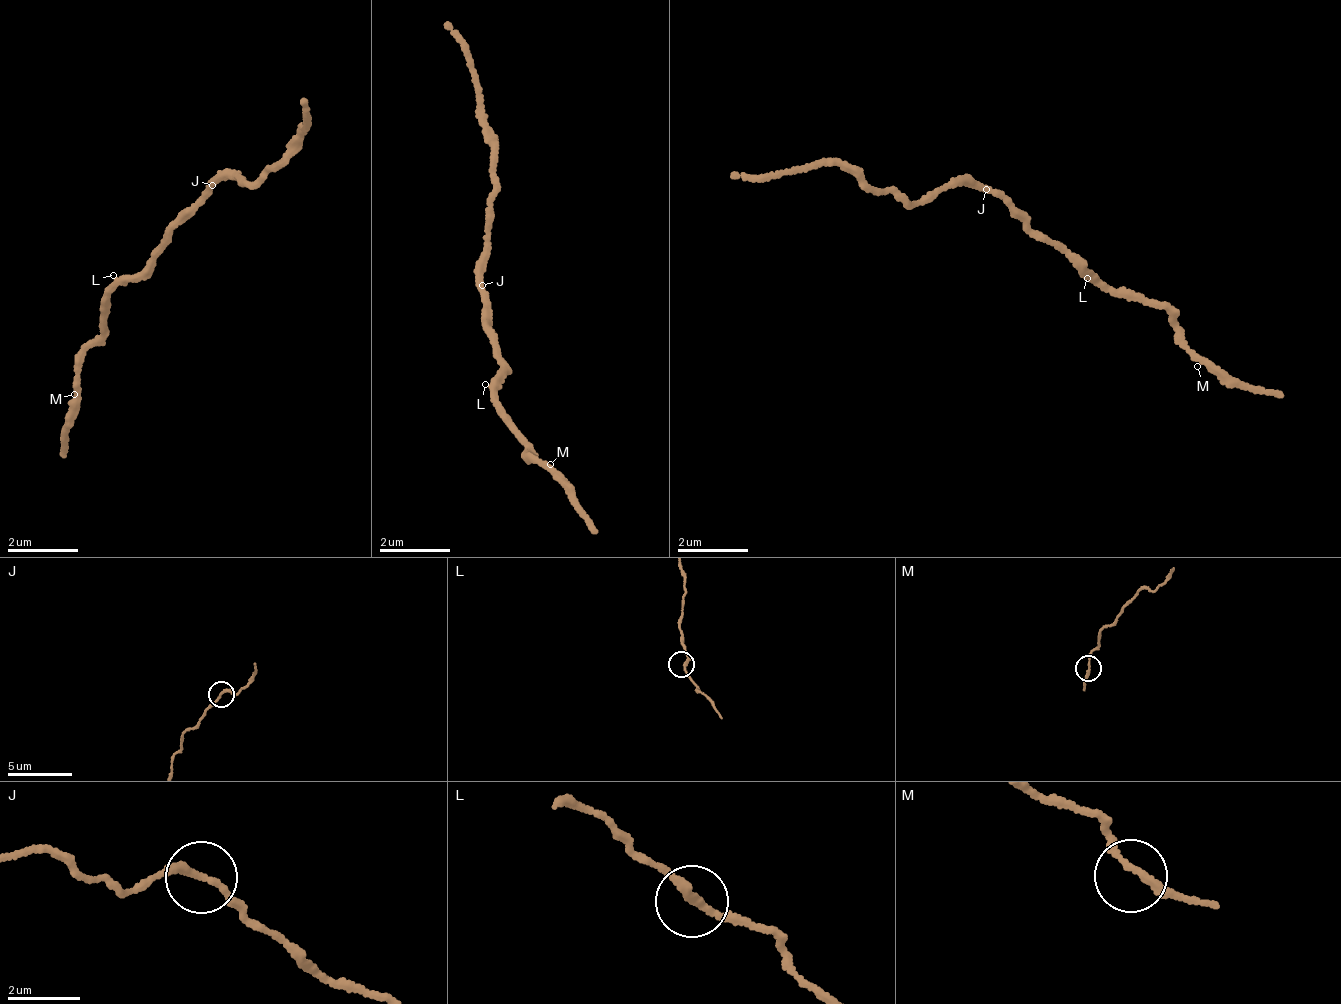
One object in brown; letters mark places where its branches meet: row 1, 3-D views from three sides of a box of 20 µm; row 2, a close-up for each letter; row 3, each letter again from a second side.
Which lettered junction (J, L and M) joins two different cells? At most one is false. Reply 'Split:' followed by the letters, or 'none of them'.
Split: J

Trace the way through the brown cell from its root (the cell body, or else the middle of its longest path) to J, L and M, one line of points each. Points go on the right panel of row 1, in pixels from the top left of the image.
J: (1015, 217), (1008, 215), (1005, 201), (990, 197), (983, 187)
L: (1015, 217), (1037, 231), (1045, 241), (1059, 245), (1074, 265), (1082, 267), (1087, 278)
M: (1015, 217), (1045, 241), (1059, 245), (1074, 265), (1097, 271), (1099, 284), (1168, 310), (1197, 366)

